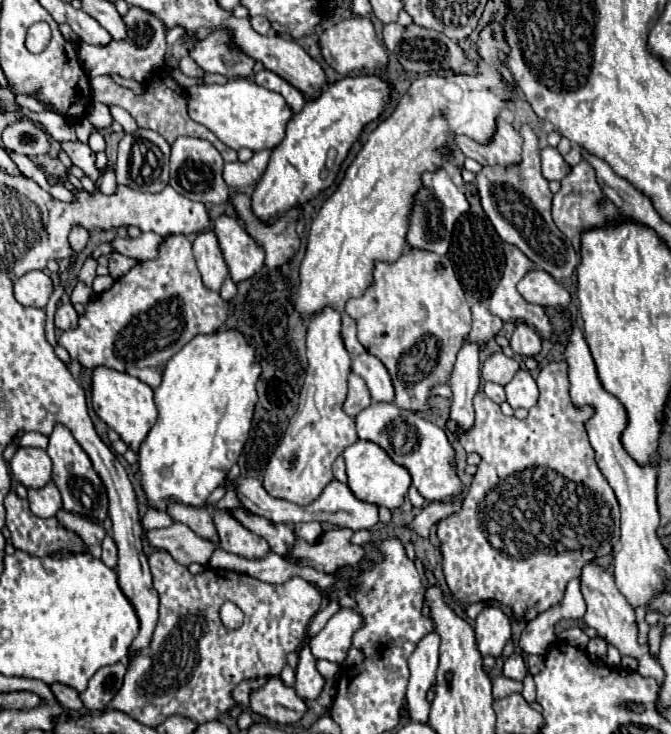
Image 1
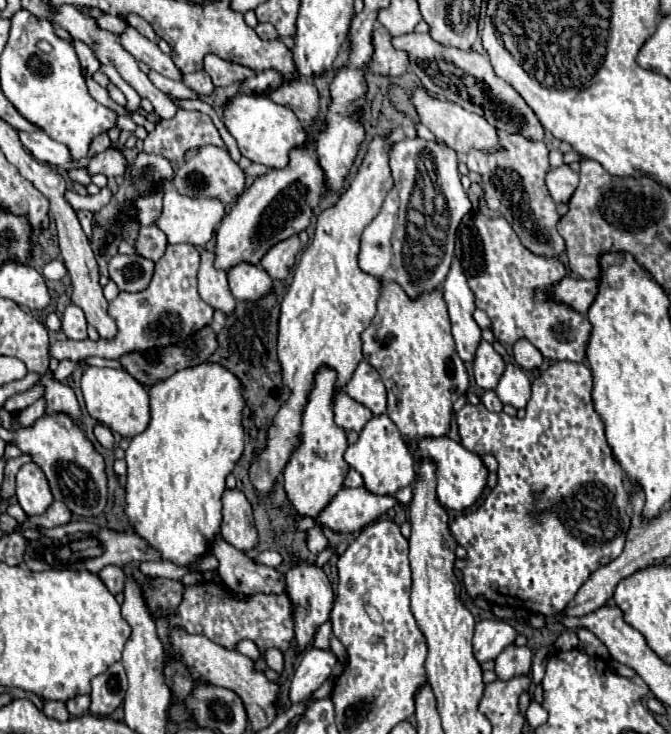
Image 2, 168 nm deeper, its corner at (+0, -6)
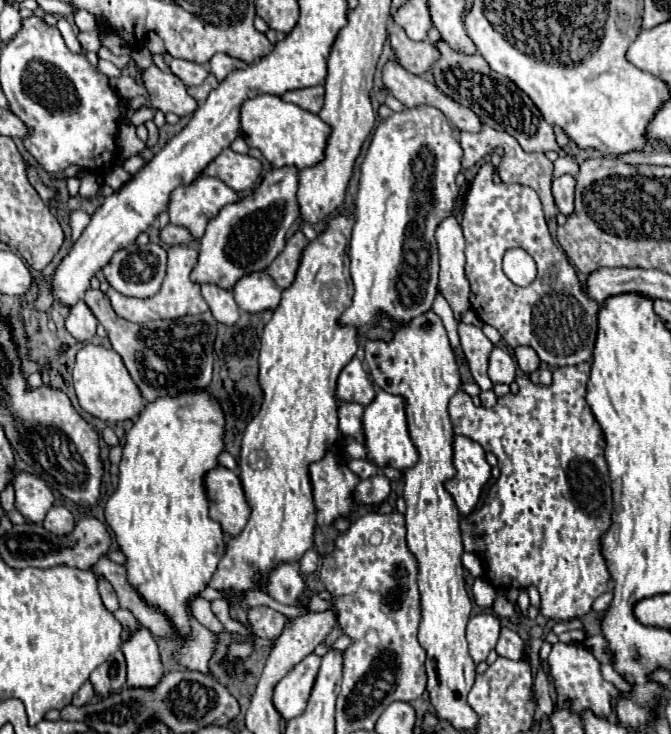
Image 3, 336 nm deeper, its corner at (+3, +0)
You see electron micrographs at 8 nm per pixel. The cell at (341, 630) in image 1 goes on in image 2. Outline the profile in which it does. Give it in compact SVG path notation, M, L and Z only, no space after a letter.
M309 648L303 654L303 660L299 668L295 670L289 698L291 702L303 702L309 700L311 692L317 690L329 676L333 666L337 664L337 656L333 650L321 650L321 648Z

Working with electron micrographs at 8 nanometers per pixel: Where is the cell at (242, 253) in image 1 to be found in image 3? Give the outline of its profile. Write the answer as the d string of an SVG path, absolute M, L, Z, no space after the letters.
M256 272L256 276L244 276L234 288L234 298L238 306L250 314L260 314L274 310L280 304L280 288L266 272Z

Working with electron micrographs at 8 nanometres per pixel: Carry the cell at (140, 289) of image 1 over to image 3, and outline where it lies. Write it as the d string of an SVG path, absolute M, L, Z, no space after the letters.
M172 246L172 248L168 248L168 272L166 272L166 278L164 278L164 284L162 284L160 292L156 296L152 296L152 298L146 298L146 300L128 298L128 296L122 296L120 292L110 288L106 295L110 298L115 313L122 318L126 318L126 320L144 324L144 322L154 320L154 318L172 320L172 318L180 318L180 316L186 316L186 314L202 314L202 312L206 312L208 304L204 302L204 298L200 294L200 286L192 284L192 280L190 280L190 270L196 264L196 256L198 256L198 250L188 248L188 246Z

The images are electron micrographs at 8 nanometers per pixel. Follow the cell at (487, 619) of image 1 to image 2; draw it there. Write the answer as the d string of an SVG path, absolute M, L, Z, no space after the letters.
M481 620L475 626L473 636L473 654L483 664L487 660L495 660L513 640L515 630L507 622L501 620Z

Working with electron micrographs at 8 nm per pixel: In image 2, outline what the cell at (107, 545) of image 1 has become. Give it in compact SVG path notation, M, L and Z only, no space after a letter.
M105 566L99 572L99 578L105 582L105 586L109 588L111 594L117 594L123 590L123 582L125 582L125 572L119 566Z

